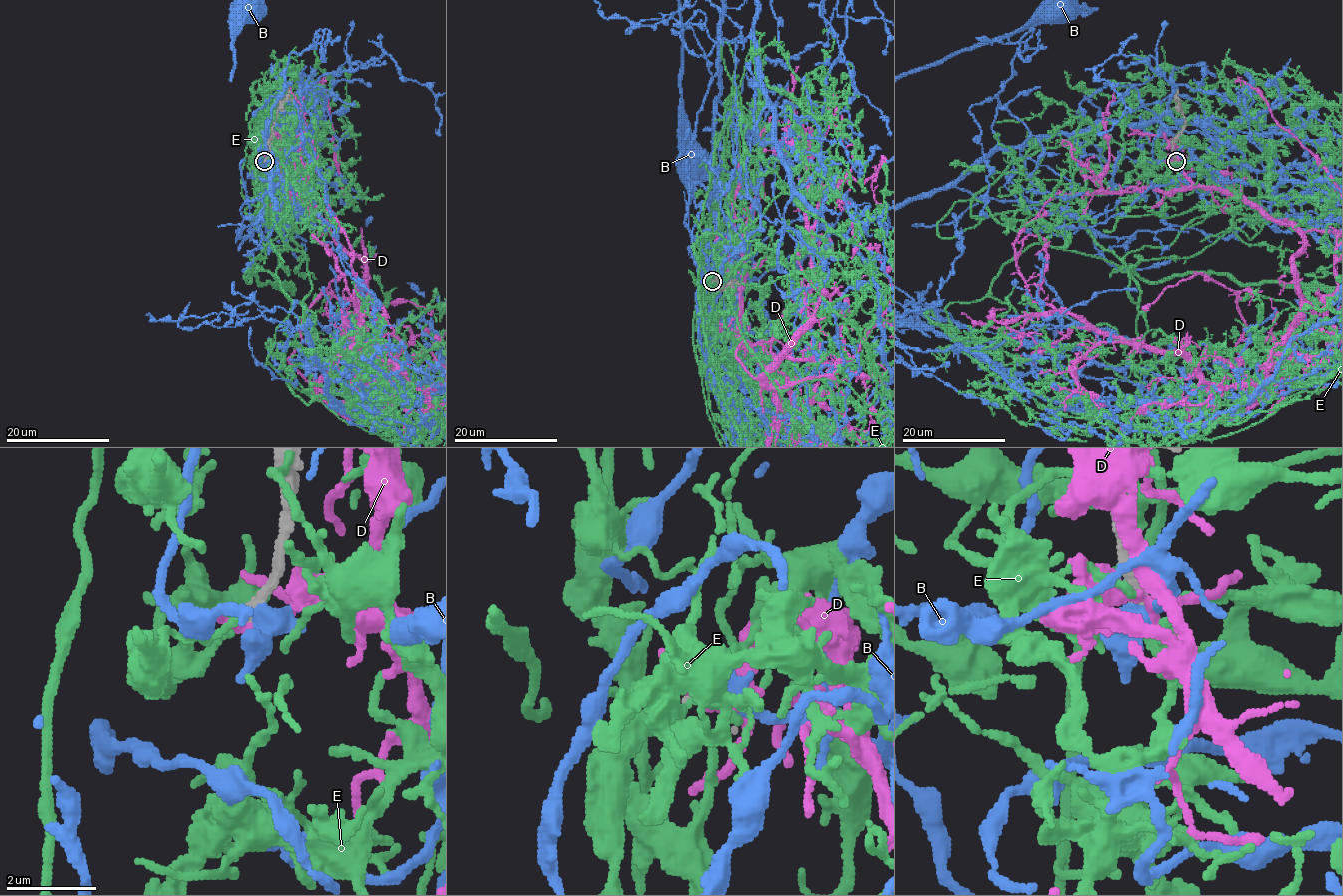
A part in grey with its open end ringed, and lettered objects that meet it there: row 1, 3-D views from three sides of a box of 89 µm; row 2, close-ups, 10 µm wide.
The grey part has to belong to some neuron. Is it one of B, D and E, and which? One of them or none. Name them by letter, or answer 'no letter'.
no letter

